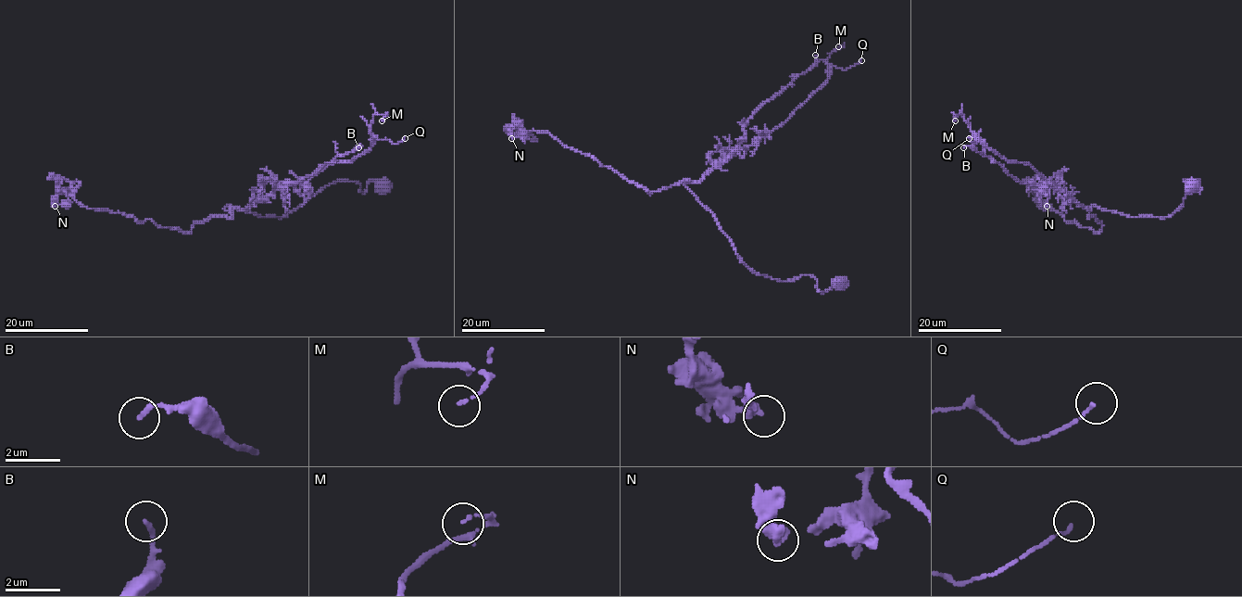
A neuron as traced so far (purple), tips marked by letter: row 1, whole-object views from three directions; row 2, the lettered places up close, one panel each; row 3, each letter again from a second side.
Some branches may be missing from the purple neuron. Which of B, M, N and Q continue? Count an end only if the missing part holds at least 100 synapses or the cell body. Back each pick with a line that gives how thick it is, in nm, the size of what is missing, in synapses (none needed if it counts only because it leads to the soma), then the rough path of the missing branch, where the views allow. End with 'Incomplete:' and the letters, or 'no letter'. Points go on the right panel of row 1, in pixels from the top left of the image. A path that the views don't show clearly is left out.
Incomplete: no letter

